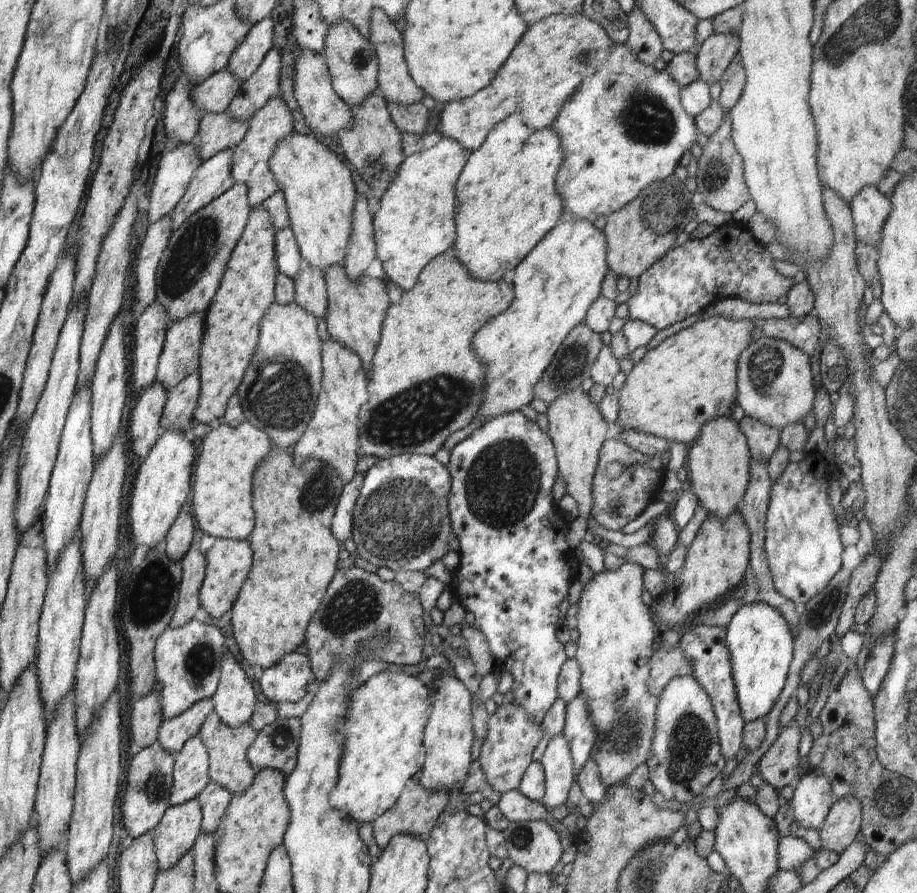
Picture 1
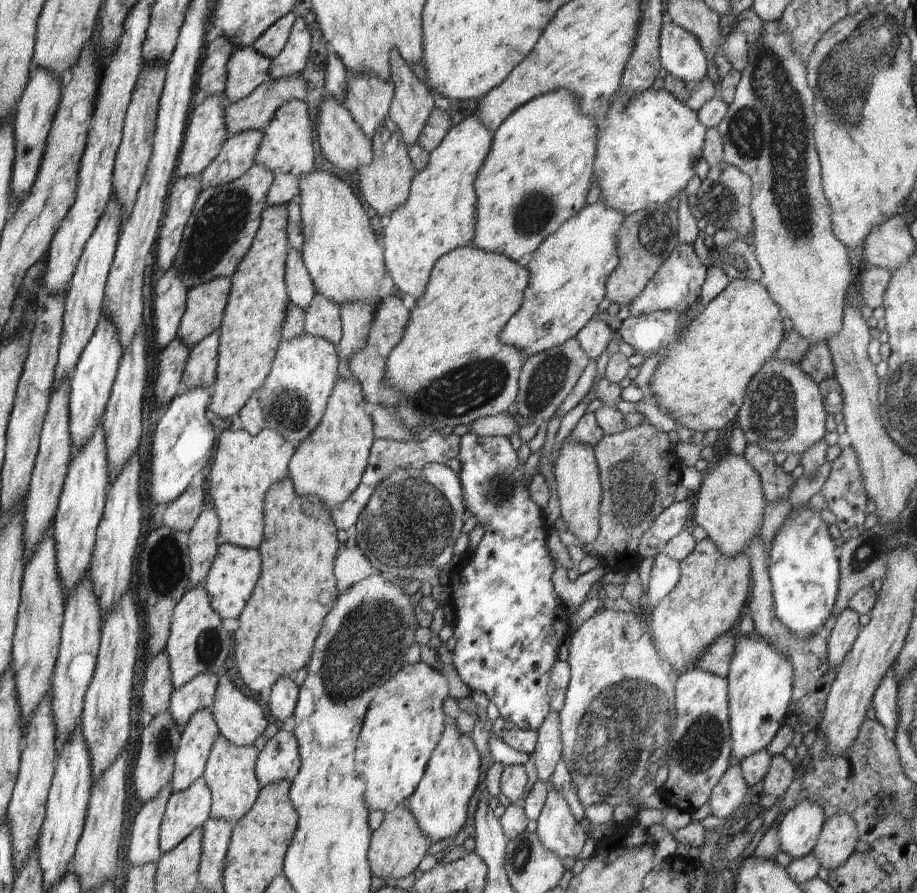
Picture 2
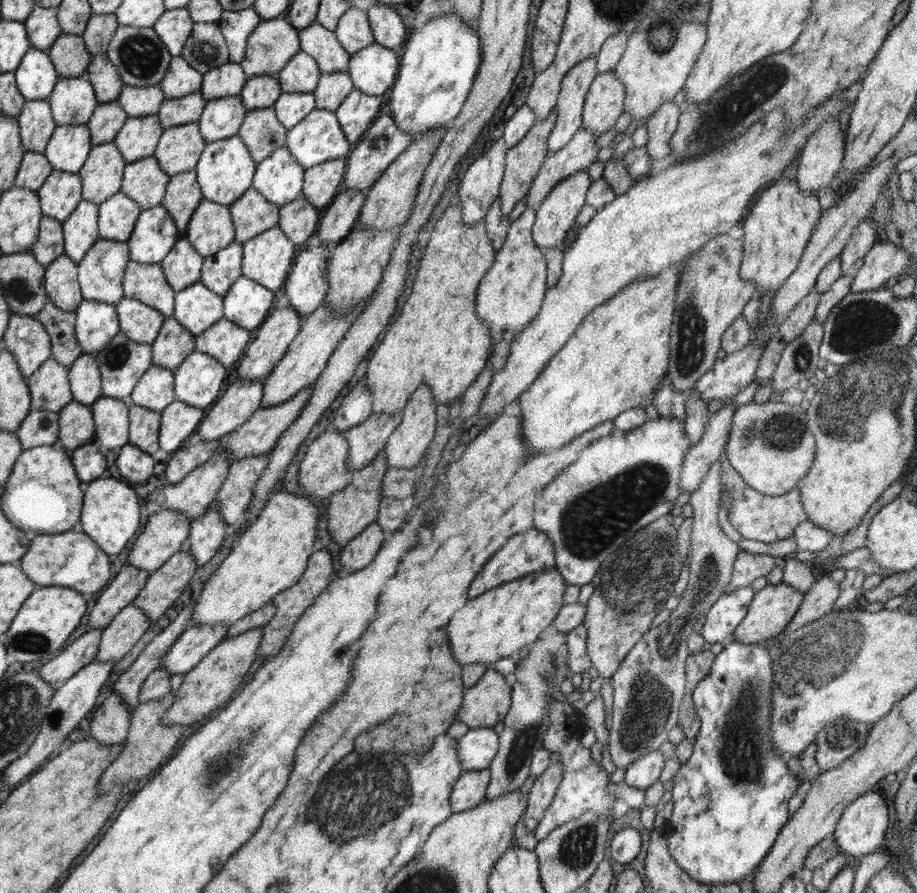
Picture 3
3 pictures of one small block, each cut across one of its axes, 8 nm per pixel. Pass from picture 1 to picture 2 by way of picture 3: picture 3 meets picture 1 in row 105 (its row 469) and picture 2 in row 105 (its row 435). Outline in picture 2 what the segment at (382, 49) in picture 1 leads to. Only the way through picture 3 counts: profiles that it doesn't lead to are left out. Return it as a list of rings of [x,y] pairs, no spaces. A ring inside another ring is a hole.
[[[396,48],[390,52],[390,81],[394,83],[394,96],[392,96],[392,104],[390,104],[389,118],[400,128],[403,139],[407,146],[418,143],[418,136],[424,128],[424,124],[432,110],[434,110],[435,93],[429,86],[421,81],[414,73],[412,73],[409,63],[407,63]]]

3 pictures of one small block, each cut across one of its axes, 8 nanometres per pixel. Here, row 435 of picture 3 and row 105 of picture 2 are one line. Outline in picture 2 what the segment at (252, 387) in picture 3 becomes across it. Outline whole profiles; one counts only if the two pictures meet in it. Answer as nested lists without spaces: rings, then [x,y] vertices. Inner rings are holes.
[[[223,94],[208,96],[202,104],[194,108],[188,118],[188,126],[184,132],[184,142],[178,154],[177,172],[175,178],[190,178],[199,176],[201,172],[218,156],[224,141],[229,137],[224,126],[224,108],[228,104]]]

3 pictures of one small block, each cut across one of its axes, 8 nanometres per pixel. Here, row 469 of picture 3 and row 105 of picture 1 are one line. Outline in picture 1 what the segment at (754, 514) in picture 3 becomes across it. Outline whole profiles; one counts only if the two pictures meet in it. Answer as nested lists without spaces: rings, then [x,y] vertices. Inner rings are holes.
[[[738,54],[735,55],[735,58],[732,59],[732,62],[722,74],[719,83],[721,86],[719,103],[726,111],[732,110],[740,100],[740,96],[744,92],[744,86],[746,86],[744,68]]]

